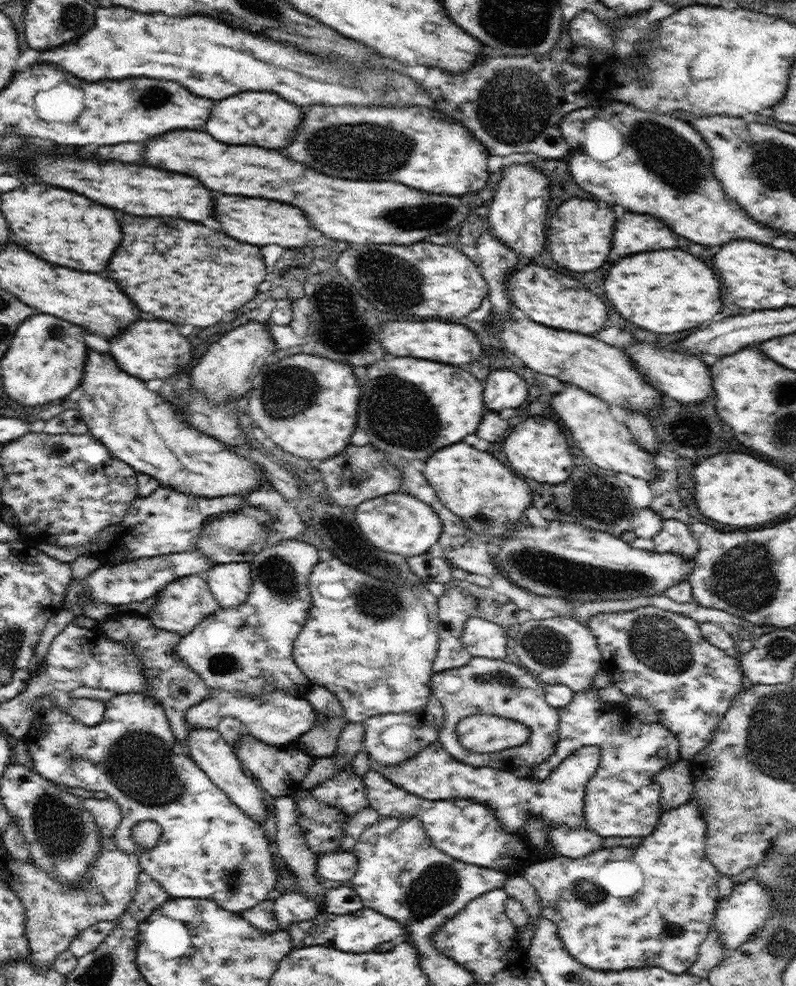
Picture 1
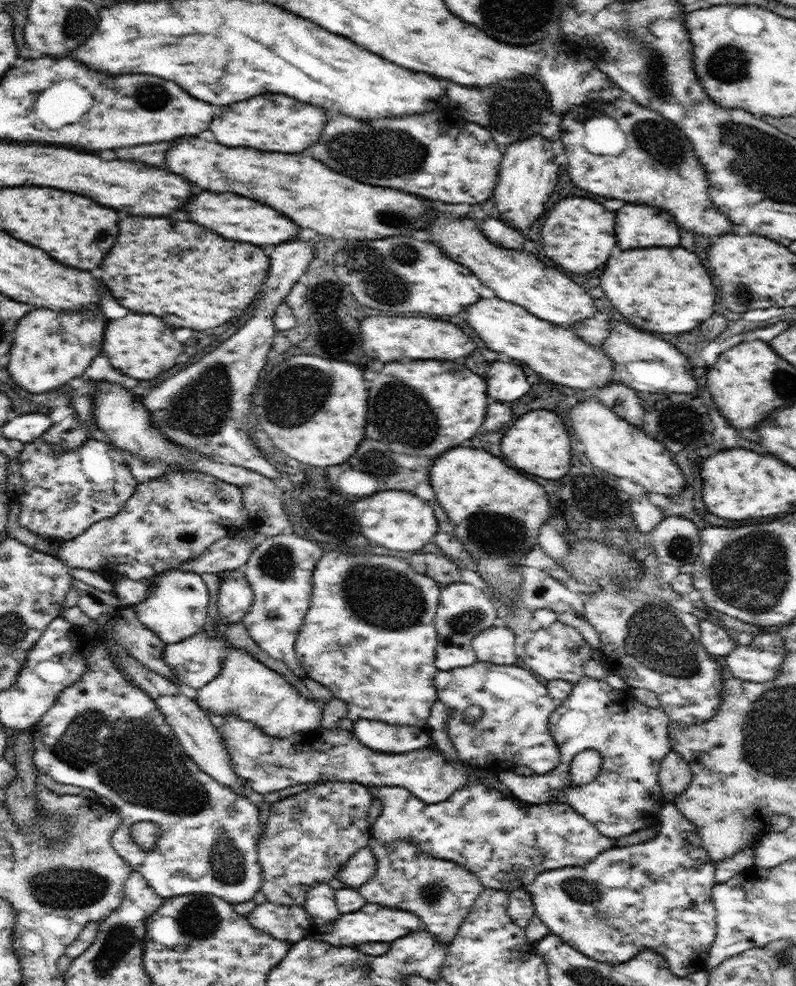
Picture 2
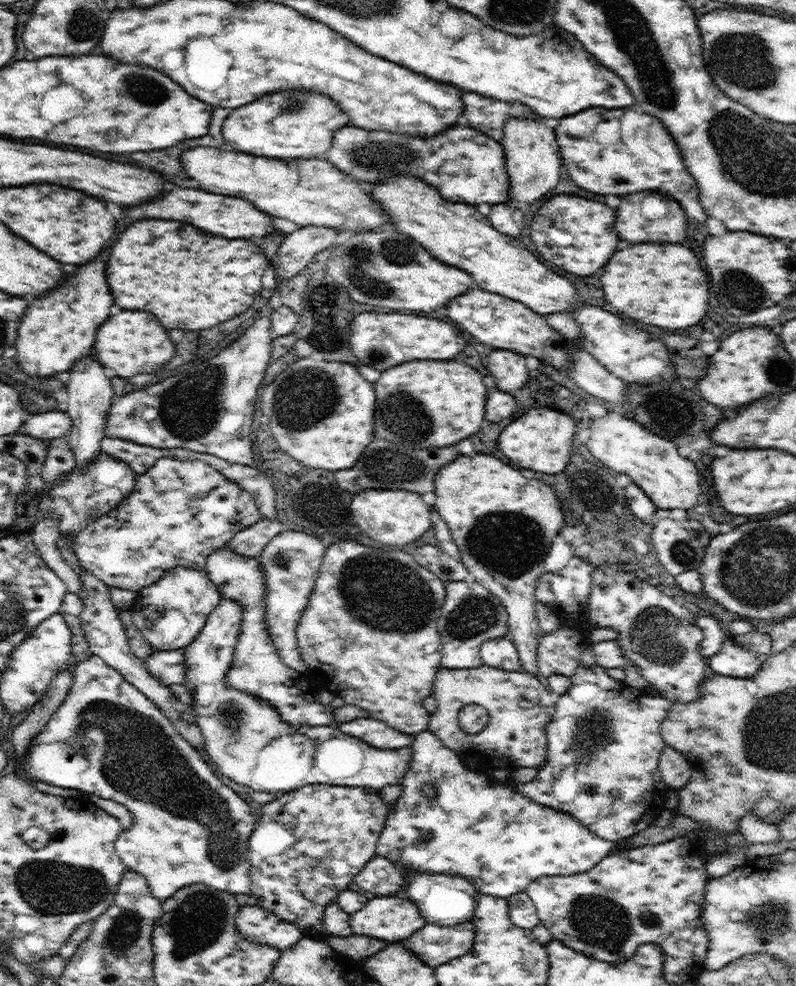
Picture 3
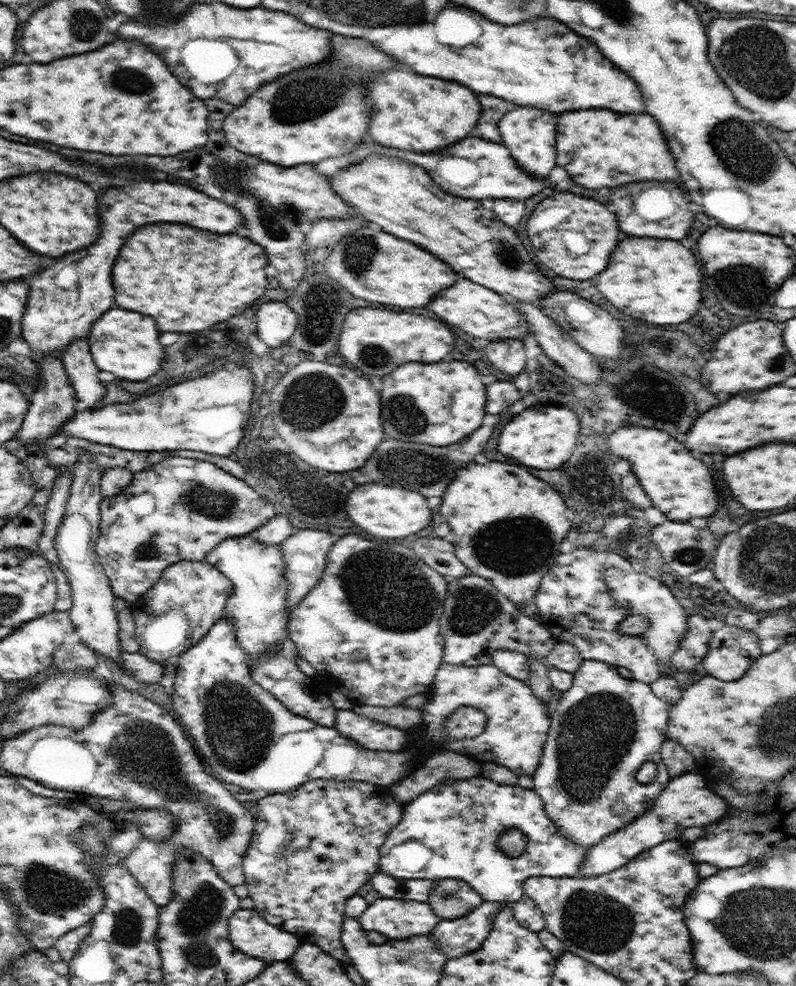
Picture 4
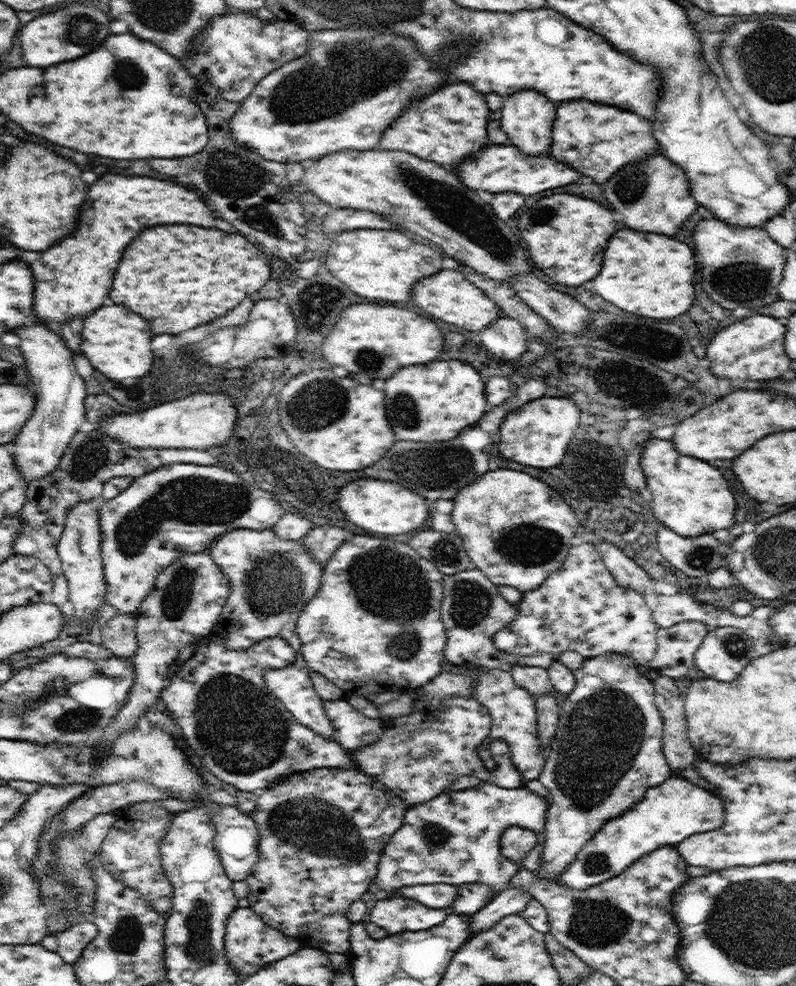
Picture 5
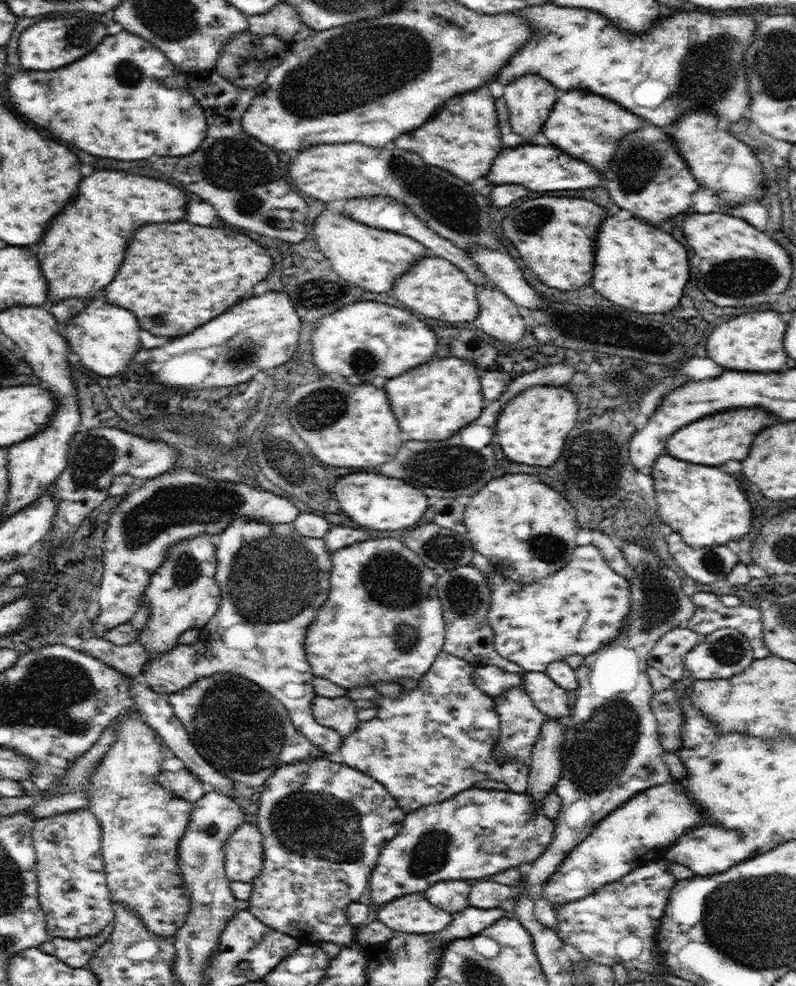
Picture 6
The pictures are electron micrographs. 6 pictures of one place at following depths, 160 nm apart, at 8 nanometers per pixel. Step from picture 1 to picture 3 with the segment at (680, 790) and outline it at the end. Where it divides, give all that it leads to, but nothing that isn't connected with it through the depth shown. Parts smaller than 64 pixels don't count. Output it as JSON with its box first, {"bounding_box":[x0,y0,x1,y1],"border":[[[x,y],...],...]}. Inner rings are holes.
{"bounding_box":[659,745,692,791],"border":[[[666,745],[659,756],[659,769],[664,782],[678,791],[690,780],[692,765],[686,755]]]}

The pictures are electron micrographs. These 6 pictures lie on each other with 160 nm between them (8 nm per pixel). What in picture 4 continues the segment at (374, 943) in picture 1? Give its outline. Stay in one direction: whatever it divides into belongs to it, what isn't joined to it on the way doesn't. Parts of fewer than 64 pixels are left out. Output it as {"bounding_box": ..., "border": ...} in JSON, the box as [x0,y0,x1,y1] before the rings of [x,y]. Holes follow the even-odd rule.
{"bounding_box":[345,894,443,940],"border":[[[355,894],[346,901],[345,914],[352,918],[359,919],[359,923],[365,931],[378,931],[384,934],[388,940],[402,940],[411,936],[428,935],[443,919],[434,912],[434,909],[428,902],[381,897],[369,904],[365,896],[358,894]]]}

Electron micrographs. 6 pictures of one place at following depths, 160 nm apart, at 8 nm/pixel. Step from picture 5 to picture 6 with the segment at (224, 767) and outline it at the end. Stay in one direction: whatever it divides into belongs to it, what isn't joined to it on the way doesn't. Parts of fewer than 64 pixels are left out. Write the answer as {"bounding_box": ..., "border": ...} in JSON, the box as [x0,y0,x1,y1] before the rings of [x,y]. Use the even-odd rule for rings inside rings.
{"bounding_box":[168,672,328,788],"border":[[[217,672],[217,674],[213,674],[212,676],[206,676],[202,680],[197,680],[192,686],[183,688],[178,692],[173,692],[169,695],[168,701],[171,704],[175,715],[180,719],[180,722],[189,734],[190,740],[194,743],[198,754],[200,754],[204,760],[207,760],[218,772],[223,772],[229,779],[236,782],[237,785],[245,782],[250,788],[258,788],[259,786],[266,784],[266,779],[271,774],[274,774],[274,771],[276,771],[277,768],[280,768],[282,764],[298,762],[304,759],[319,757],[320,755],[326,755],[328,757],[328,754],[325,754],[325,752],[316,748],[310,740],[308,740],[306,736],[294,726],[294,723],[289,717],[287,708],[278,699],[274,698],[268,691],[263,690],[262,687],[254,684],[251,680],[240,676],[239,674],[234,674],[233,672]]]}

